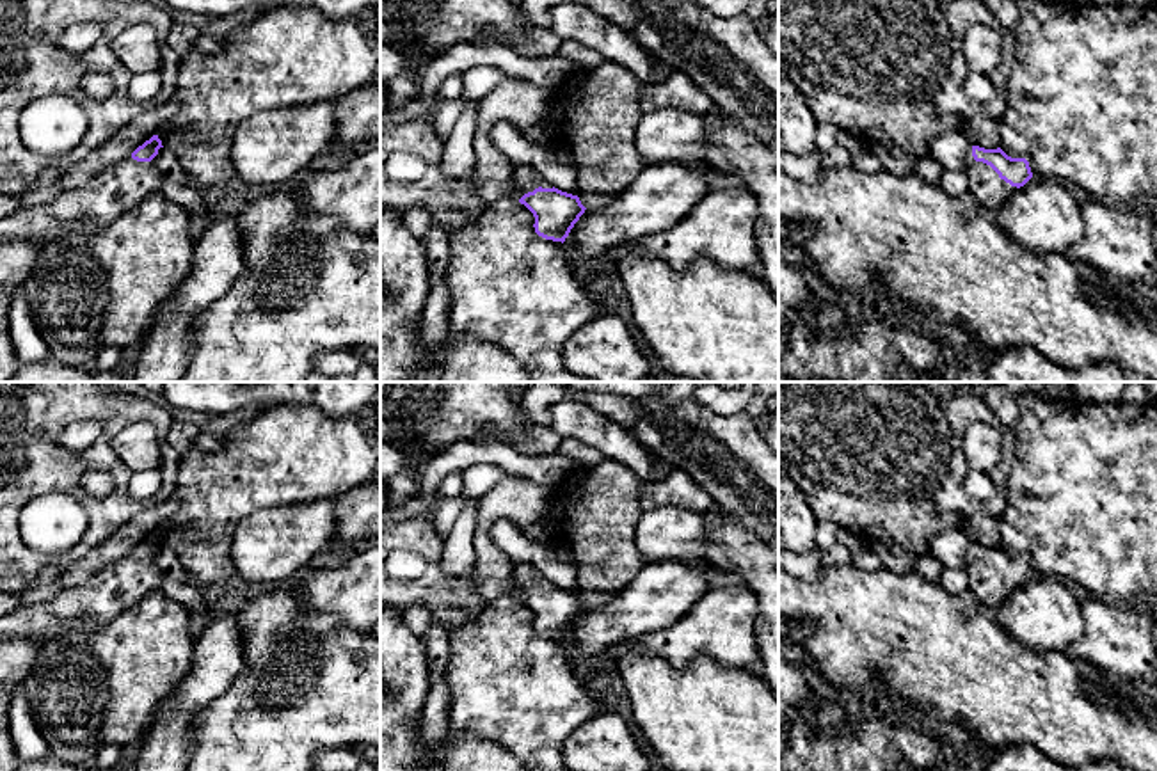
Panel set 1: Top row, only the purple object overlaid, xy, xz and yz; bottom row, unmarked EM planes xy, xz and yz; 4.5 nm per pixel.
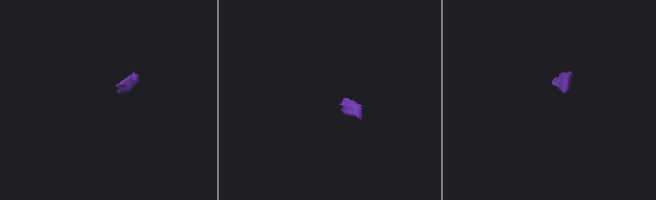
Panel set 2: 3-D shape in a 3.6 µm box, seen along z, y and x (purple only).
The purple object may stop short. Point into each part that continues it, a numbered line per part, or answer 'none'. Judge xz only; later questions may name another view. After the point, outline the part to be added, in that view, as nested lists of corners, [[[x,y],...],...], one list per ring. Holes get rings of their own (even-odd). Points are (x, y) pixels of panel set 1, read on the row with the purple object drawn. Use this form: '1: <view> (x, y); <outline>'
1: xz (526, 180); [[[514,165],[512,179],[521,194],[533,192],[535,188],[553,188],[547,181],[540,179],[539,174],[526,165]]]

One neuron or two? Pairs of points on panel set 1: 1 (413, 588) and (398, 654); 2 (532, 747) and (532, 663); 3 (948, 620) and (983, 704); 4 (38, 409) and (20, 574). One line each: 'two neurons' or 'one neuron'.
1: two neurons
2: one neuron
3: one neuron
4: one neuron

